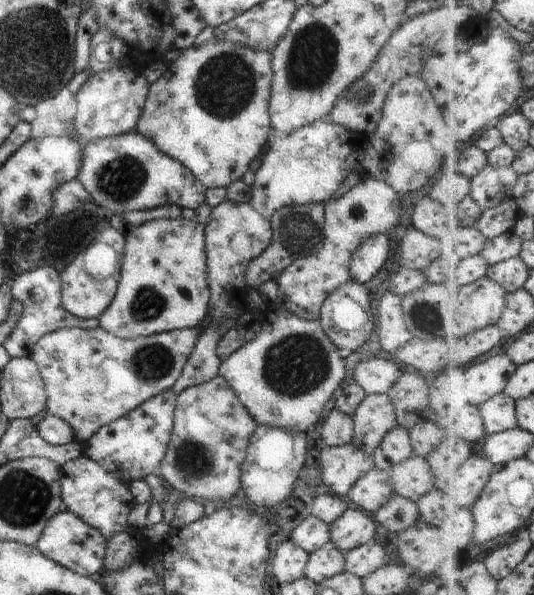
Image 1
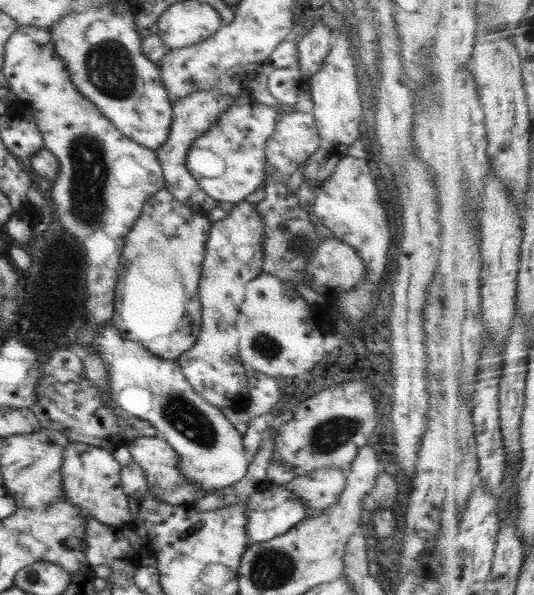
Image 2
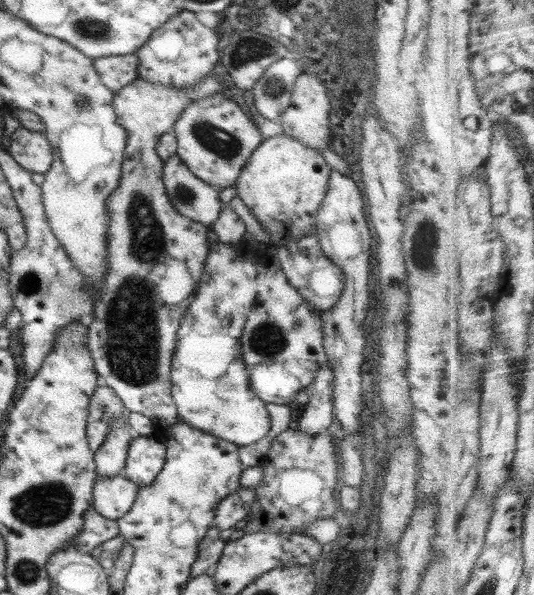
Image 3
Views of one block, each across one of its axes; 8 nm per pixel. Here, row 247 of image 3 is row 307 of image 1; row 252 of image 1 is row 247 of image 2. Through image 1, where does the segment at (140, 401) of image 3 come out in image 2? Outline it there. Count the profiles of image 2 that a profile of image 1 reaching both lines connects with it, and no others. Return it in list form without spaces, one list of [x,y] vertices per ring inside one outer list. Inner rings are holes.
[[[165,188],[156,191],[156,194],[144,202],[140,216],[125,236],[119,254],[118,281],[113,304],[115,309],[111,324],[116,327],[120,337],[140,343],[154,356],[166,361],[175,361],[188,350],[192,350],[201,330],[199,280],[211,223],[211,216],[205,216],[184,206]]]

